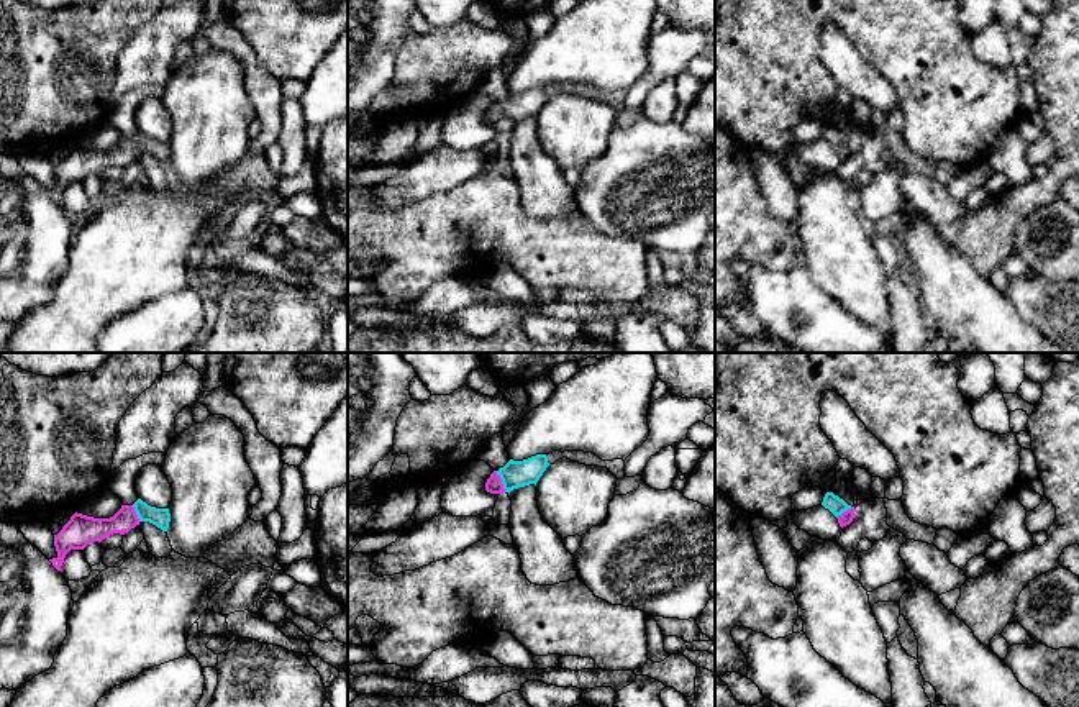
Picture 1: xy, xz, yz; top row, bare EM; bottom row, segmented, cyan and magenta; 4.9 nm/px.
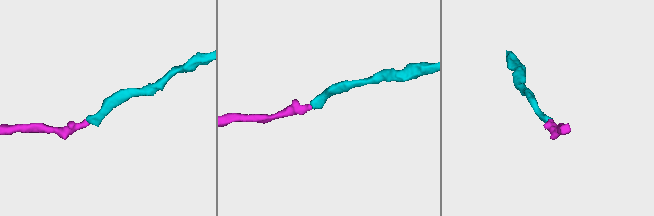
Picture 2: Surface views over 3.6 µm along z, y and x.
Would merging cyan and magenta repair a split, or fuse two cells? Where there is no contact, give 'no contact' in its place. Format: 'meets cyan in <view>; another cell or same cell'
meets cyan in xz; same cell

